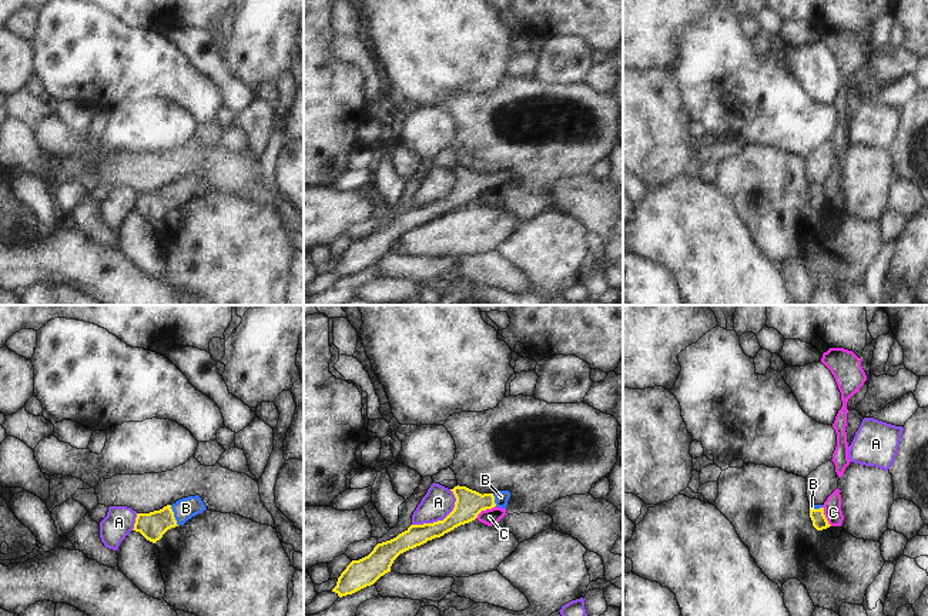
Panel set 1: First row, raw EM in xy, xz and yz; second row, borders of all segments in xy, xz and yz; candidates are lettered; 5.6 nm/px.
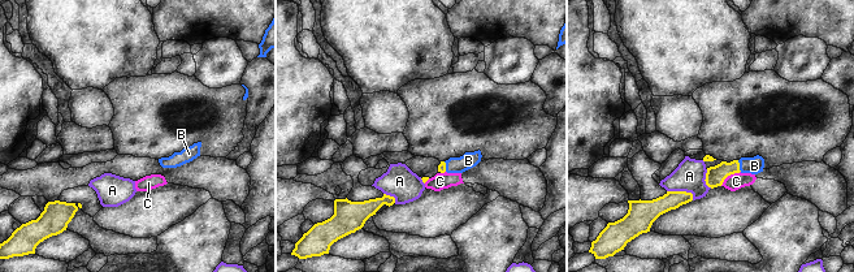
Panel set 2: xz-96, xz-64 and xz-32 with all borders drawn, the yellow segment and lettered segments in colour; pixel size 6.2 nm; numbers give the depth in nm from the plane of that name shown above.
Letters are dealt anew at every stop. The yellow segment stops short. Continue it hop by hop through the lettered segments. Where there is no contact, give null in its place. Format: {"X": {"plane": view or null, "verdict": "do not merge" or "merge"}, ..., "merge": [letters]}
{"A": {"plane": "xz", "verdict": "do not merge"}, "B": {"plane": "xy", "verdict": "merge"}, "C": {"plane": "xz", "verdict": "do not merge"}, "merge": ["B"]}

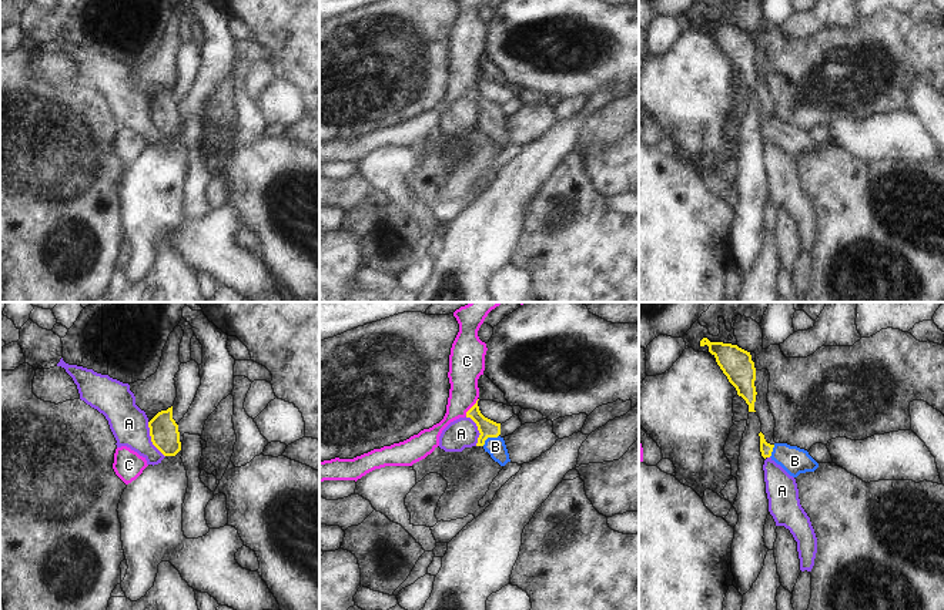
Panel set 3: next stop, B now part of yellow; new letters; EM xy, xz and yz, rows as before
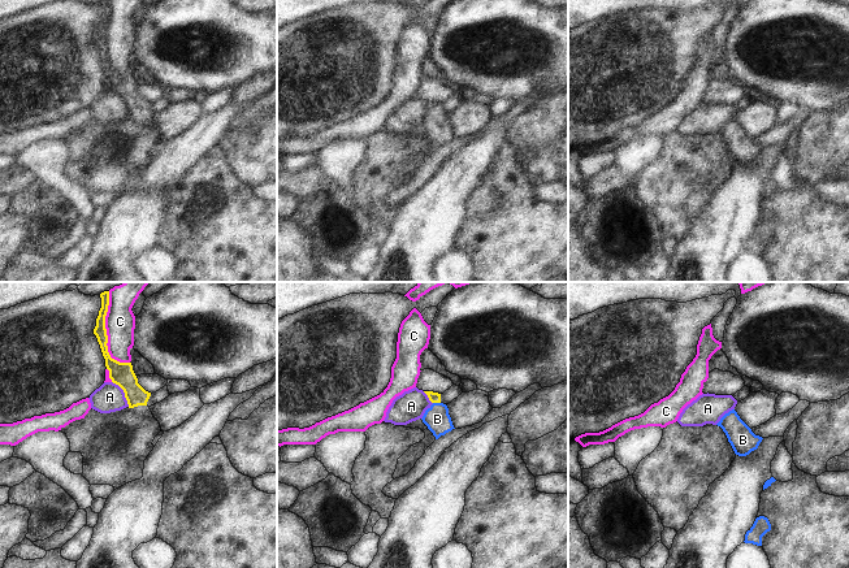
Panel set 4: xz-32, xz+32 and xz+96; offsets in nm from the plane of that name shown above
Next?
{"A": {"plane": "xy", "verdict": "do not merge"}, "B": {"plane": "xz", "verdict": "merge"}, "C": {"plane": "xz", "verdict": "do not merge"}, "merge": ["B"]}

